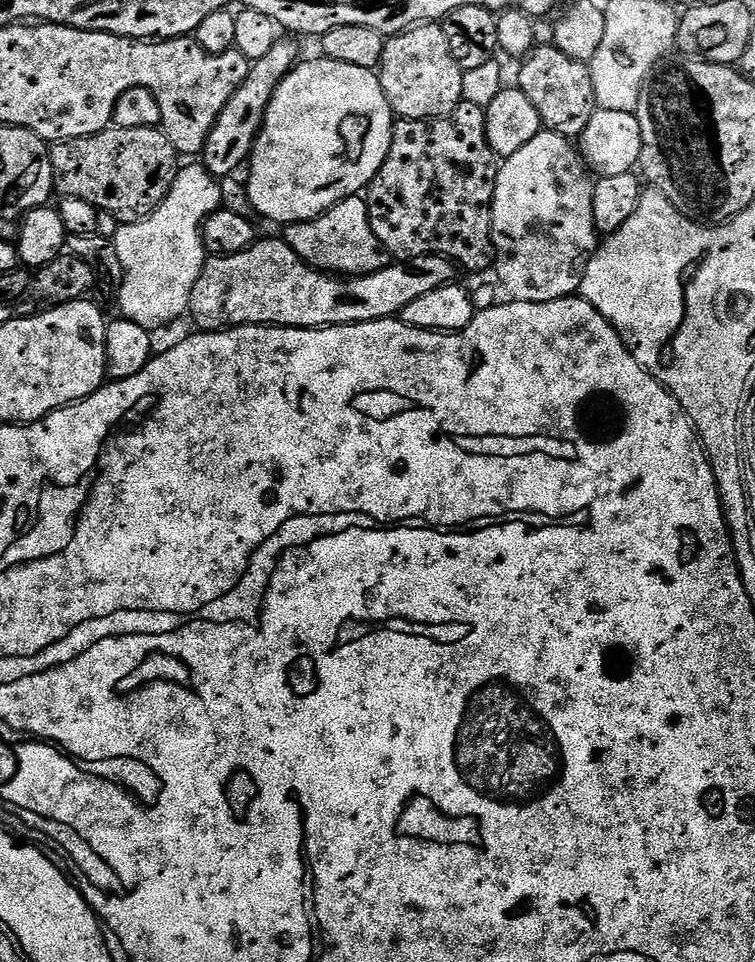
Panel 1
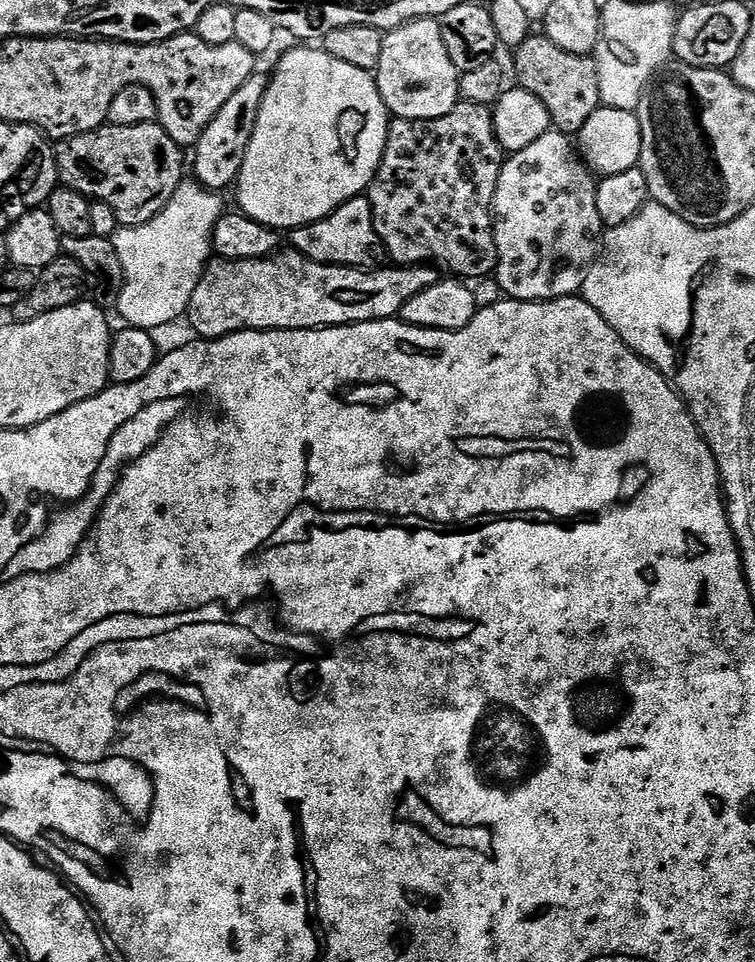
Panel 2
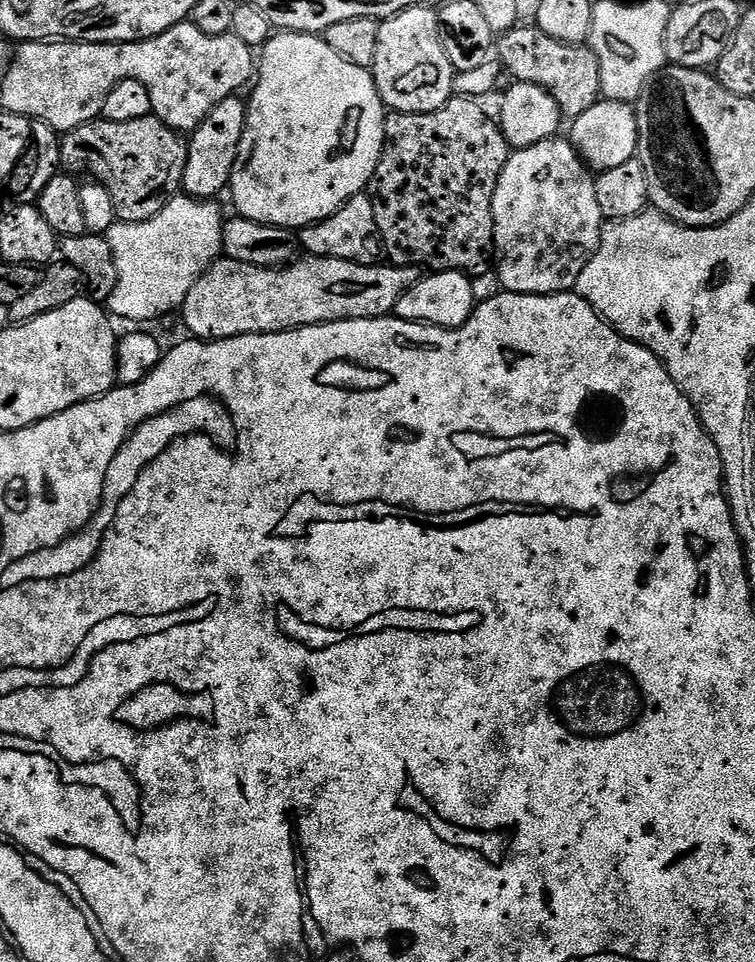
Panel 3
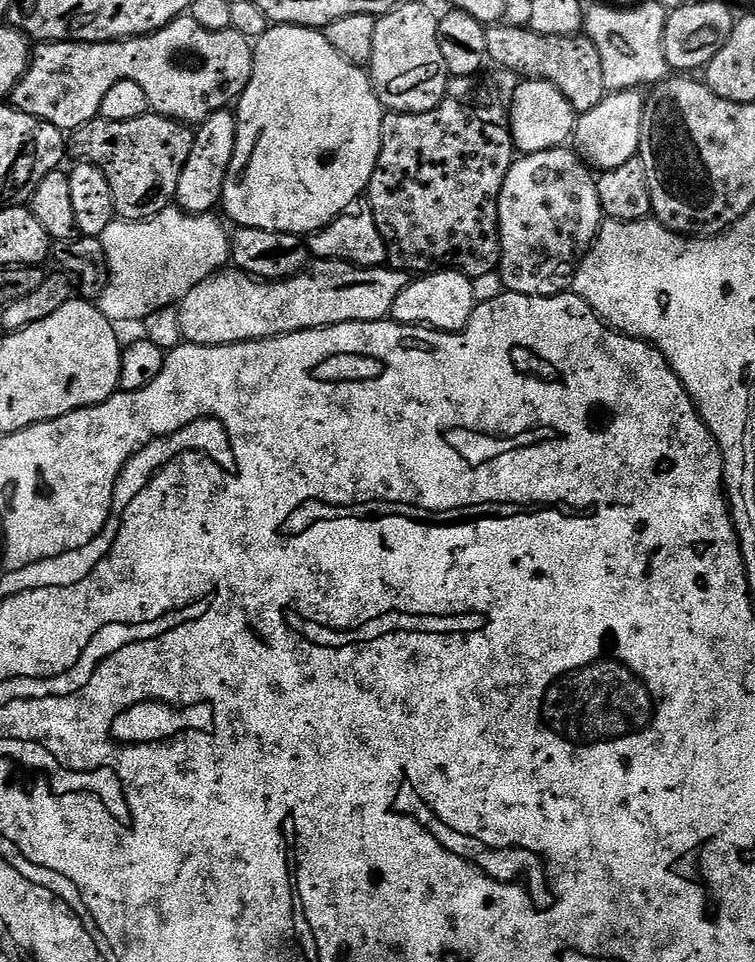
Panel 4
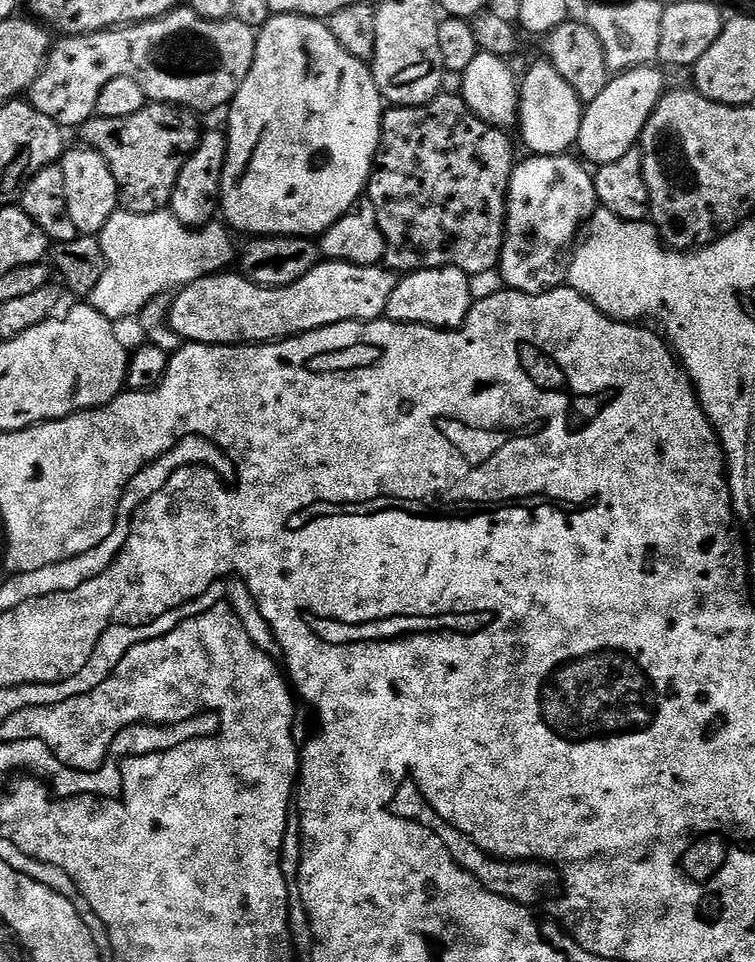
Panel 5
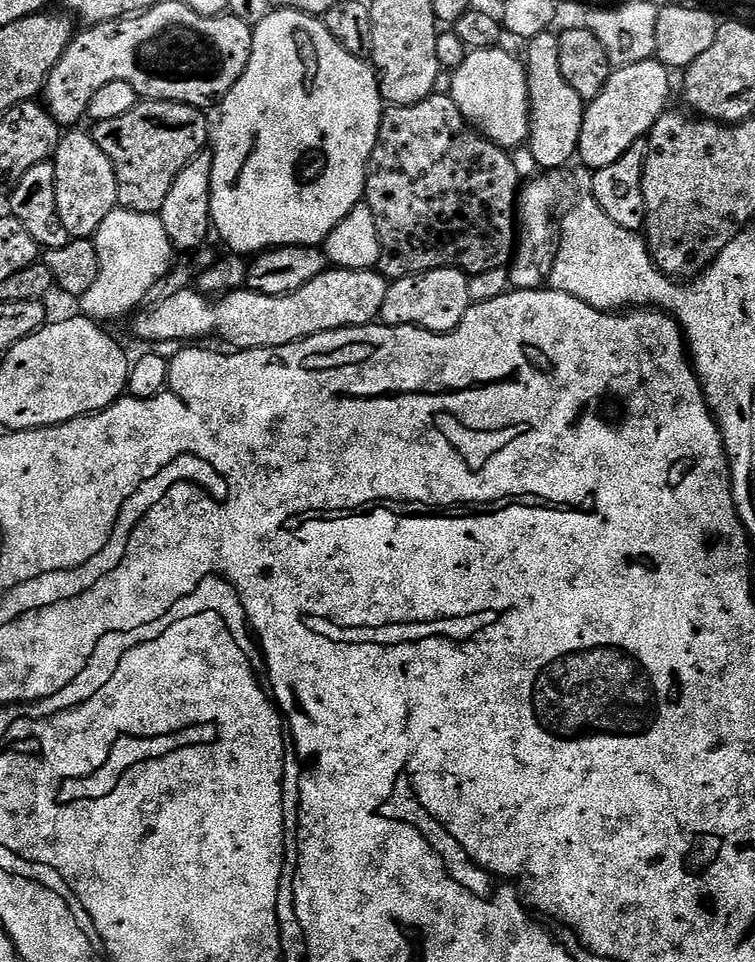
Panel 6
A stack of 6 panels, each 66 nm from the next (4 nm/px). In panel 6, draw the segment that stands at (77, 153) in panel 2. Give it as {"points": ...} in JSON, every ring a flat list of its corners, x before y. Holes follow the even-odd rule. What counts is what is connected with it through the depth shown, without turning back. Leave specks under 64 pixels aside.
{"points":[[144,98,136,103,134,110,118,118,95,121,93,128,96,129,91,129,90,135,114,166,119,207,128,208,132,212,159,213,160,207,166,202,166,194,170,194,170,186,174,186,174,178,178,178,180,171,209,147,210,124,208,128,208,120,200,112,203,111,194,104]]}

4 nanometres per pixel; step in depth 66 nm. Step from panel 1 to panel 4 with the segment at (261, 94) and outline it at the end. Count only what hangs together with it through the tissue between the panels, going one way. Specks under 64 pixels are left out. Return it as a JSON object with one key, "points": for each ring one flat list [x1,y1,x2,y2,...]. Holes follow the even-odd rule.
{"points":[[221,110,210,114,201,120,192,137,192,149,190,158,186,158,186,166,182,166,182,174,178,178,178,190,175,203,184,212,193,214,208,214,212,207,219,205,224,198,224,179,230,170,230,158,234,154,234,142,236,141,236,117,231,111]]}

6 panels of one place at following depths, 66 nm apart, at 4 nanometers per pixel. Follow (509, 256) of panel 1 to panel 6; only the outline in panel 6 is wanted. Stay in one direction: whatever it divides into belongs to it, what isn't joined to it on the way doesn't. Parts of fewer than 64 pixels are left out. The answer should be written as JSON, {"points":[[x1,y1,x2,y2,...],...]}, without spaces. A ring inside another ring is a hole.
{"points":[[548,170,529,179,518,193,516,219,518,239,510,265,510,284,516,290,534,290,549,283,558,247,558,211,556,207,568,192,568,180,560,170]]}

